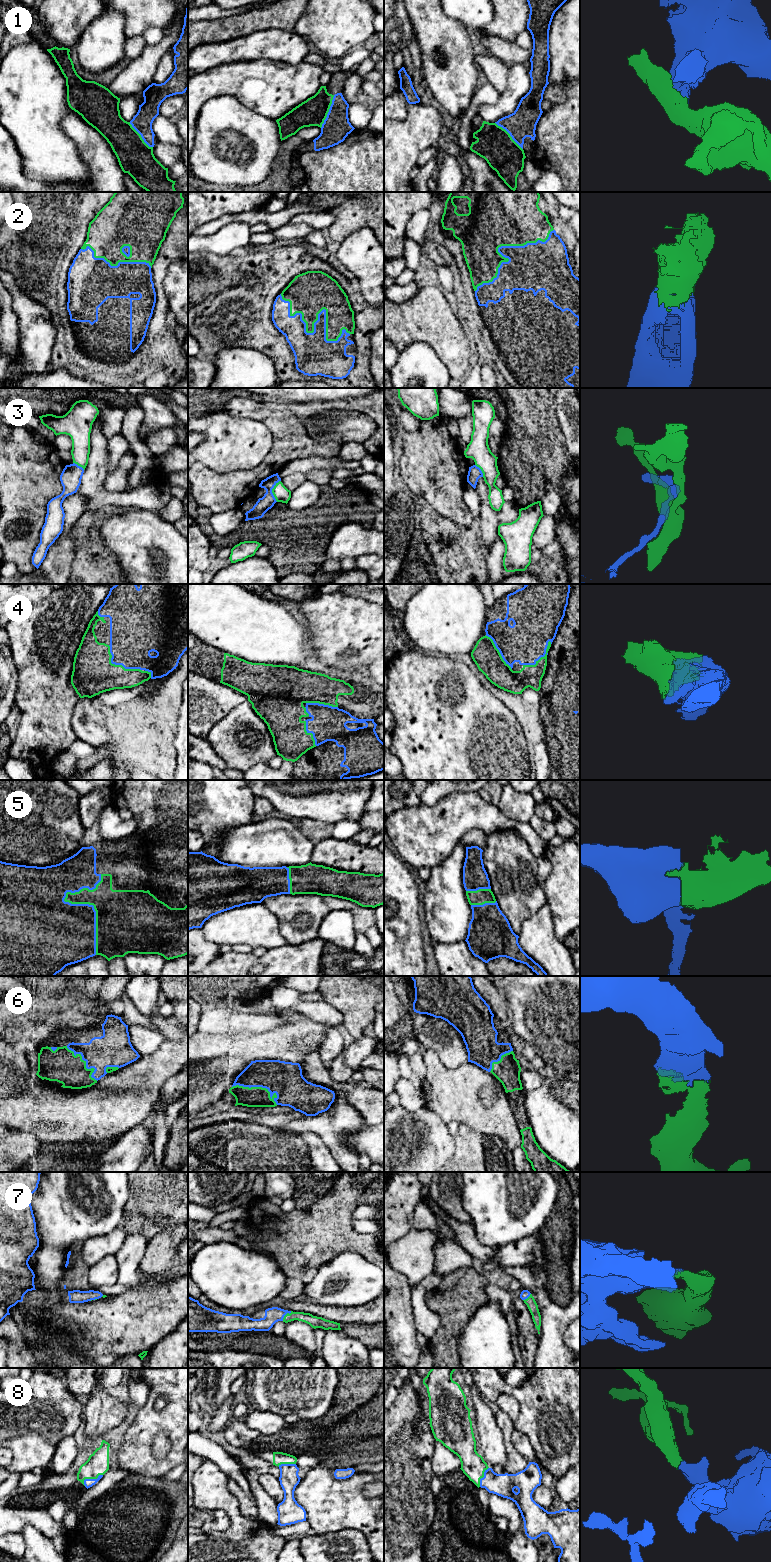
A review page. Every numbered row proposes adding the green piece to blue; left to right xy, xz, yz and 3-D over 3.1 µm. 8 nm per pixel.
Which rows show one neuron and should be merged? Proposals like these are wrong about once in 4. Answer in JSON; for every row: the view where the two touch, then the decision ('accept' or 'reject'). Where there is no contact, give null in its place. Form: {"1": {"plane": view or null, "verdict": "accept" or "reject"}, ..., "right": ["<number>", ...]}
{"1": {"plane": "xz", "verdict": "reject"}, "2": {"plane": "xz", "verdict": "accept"}, "3": {"plane": "xz", "verdict": "reject"}, "4": {"plane": "xy", "verdict": "reject"}, "5": {"plane": "xy", "verdict": "accept"}, "6": {"plane": "xz", "verdict": "accept"}, "7": {"plane": "xz", "verdict": "accept"}, "8": {"plane": "xy", "verdict": "accept"}, "right": ["2", "5", "6", "7", "8"]}

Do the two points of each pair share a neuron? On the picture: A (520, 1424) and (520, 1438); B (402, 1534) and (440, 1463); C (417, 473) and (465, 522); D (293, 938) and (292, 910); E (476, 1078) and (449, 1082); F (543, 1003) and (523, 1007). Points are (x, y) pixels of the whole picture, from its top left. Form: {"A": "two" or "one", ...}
{"A": "two", "B": "two", "C": "one", "D": "one", "E": "one", "F": "one"}

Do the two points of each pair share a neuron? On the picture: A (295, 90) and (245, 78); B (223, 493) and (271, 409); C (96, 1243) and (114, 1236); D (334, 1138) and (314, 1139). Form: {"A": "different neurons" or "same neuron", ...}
{"A": "same neuron", "B": "same neuron", "C": "same neuron", "D": "different neurons"}

